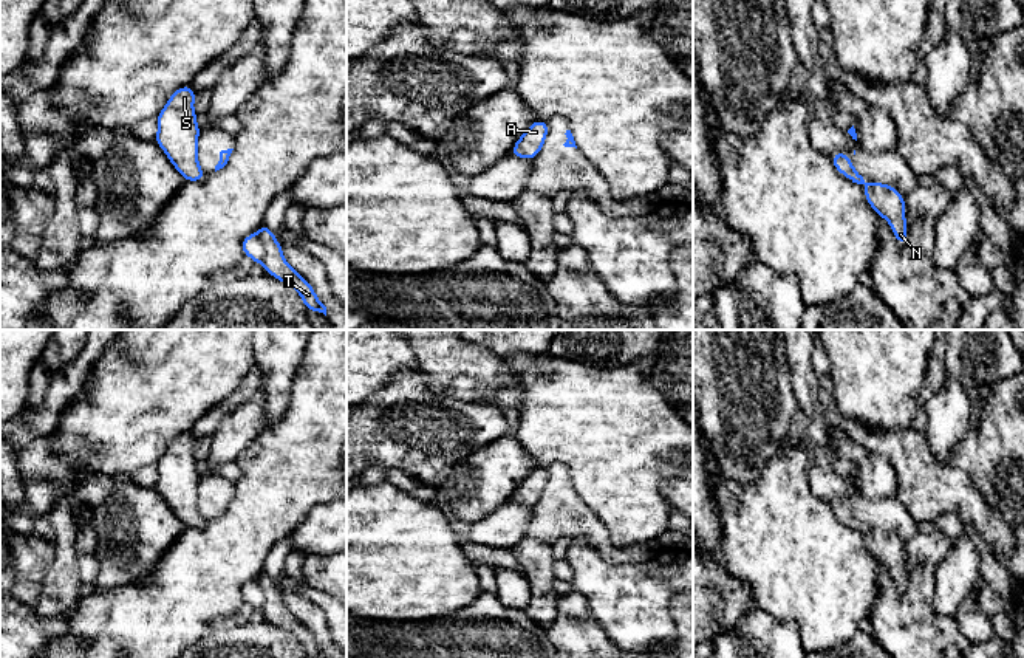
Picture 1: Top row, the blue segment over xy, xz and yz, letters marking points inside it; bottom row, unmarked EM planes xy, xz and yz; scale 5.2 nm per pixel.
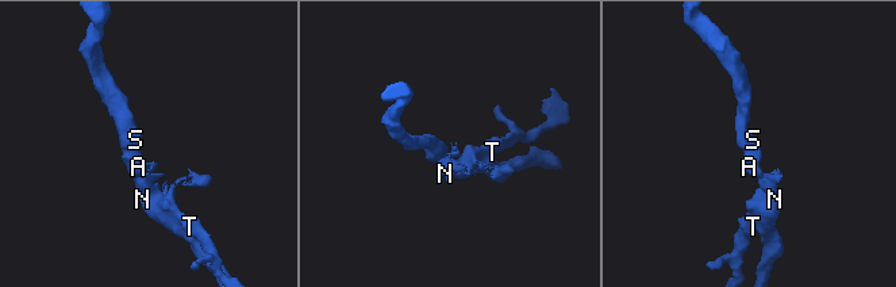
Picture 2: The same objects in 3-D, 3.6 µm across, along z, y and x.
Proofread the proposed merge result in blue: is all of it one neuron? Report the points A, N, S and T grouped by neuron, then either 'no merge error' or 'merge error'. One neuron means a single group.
A N S / T | merge error

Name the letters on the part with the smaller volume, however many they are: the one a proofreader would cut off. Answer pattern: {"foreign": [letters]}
{"foreign": ["T"]}

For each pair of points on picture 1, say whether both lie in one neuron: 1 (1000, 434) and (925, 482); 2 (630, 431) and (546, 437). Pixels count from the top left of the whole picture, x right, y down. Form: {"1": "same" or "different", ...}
{"1": "different", "2": "same"}

